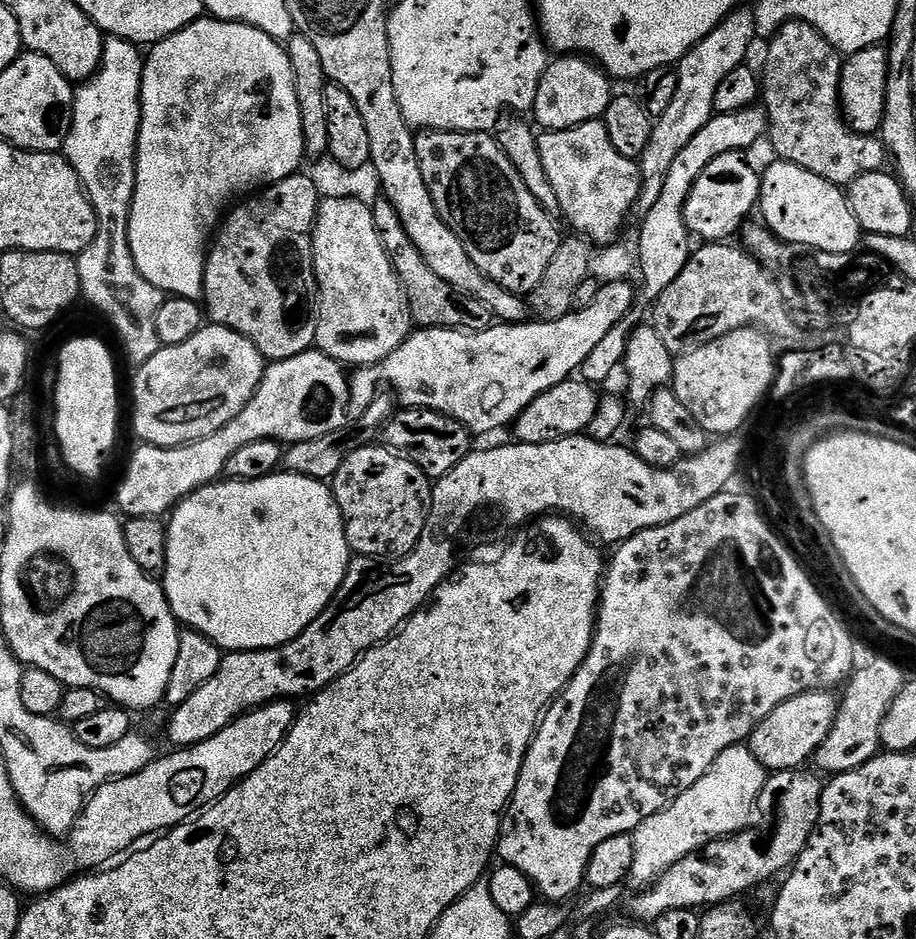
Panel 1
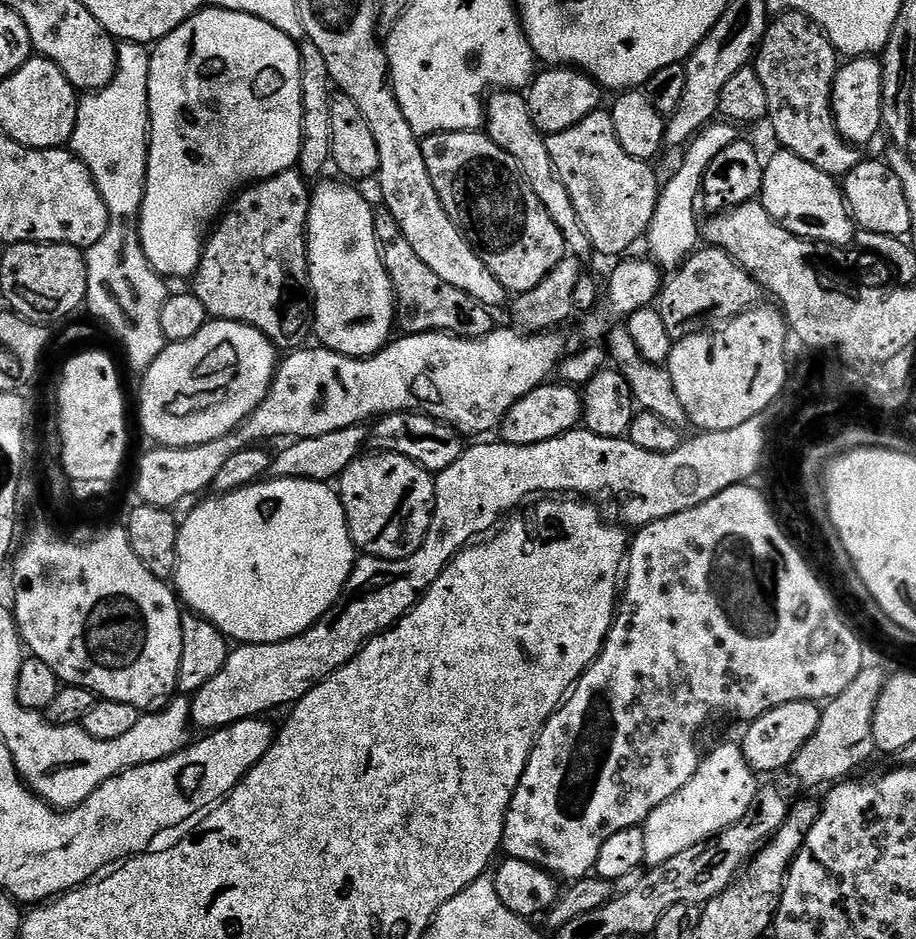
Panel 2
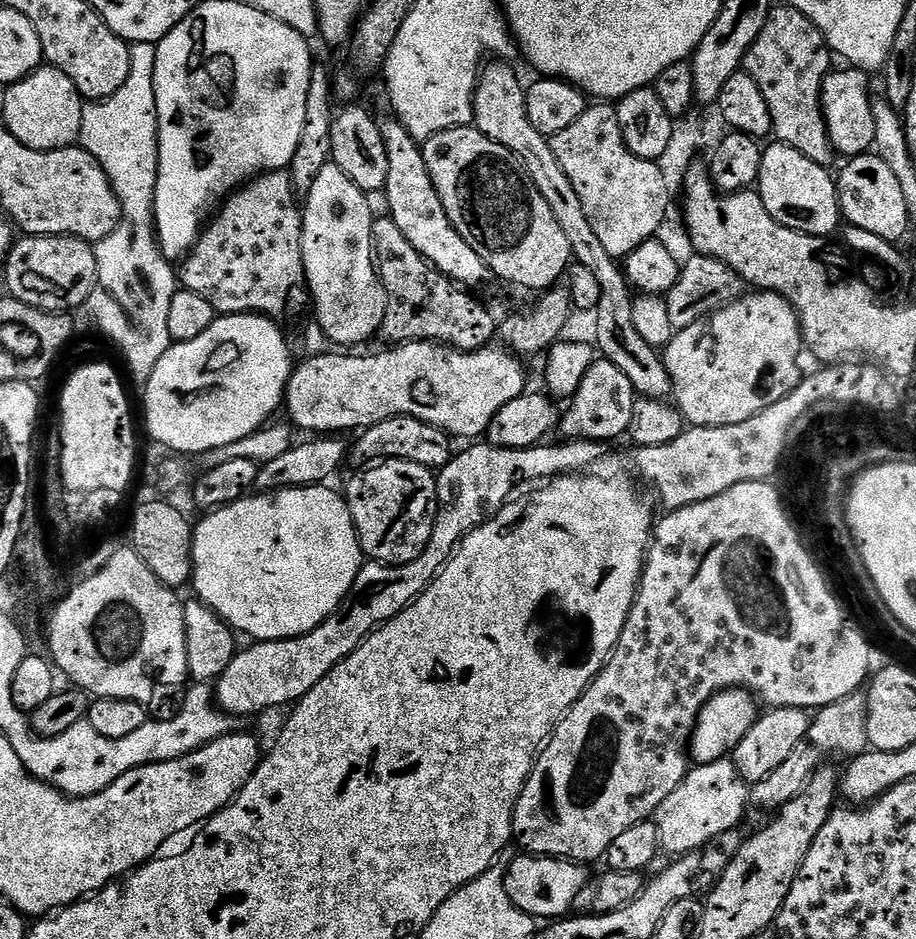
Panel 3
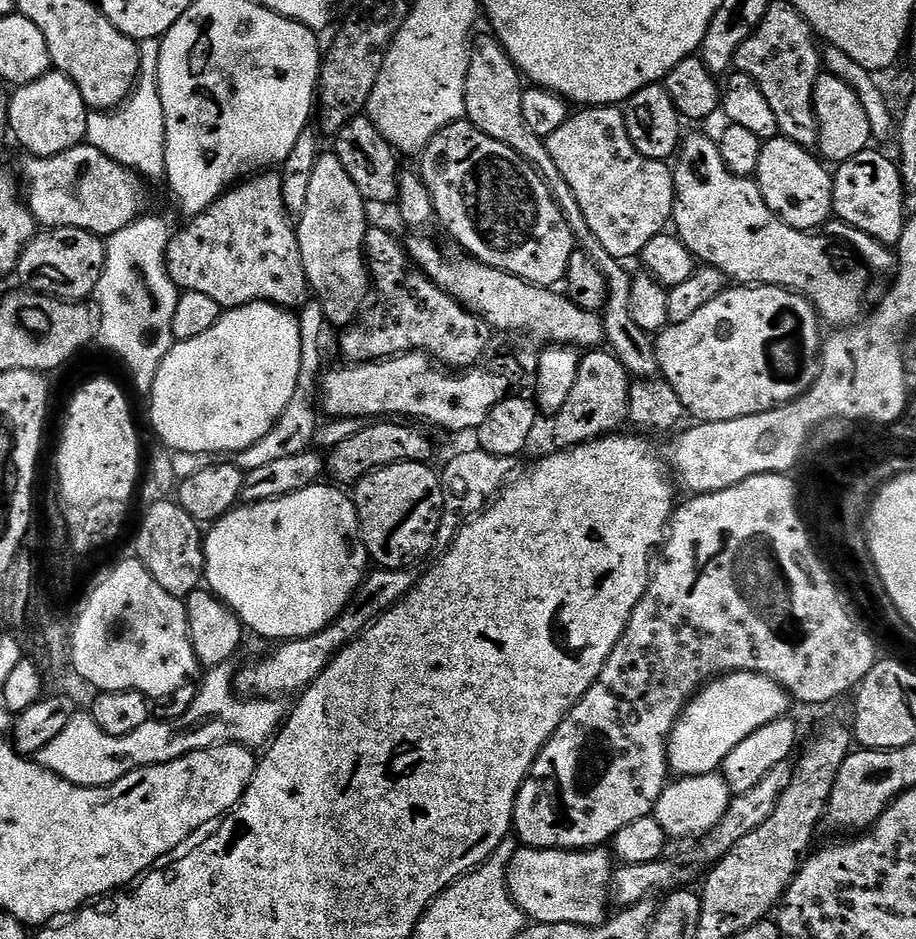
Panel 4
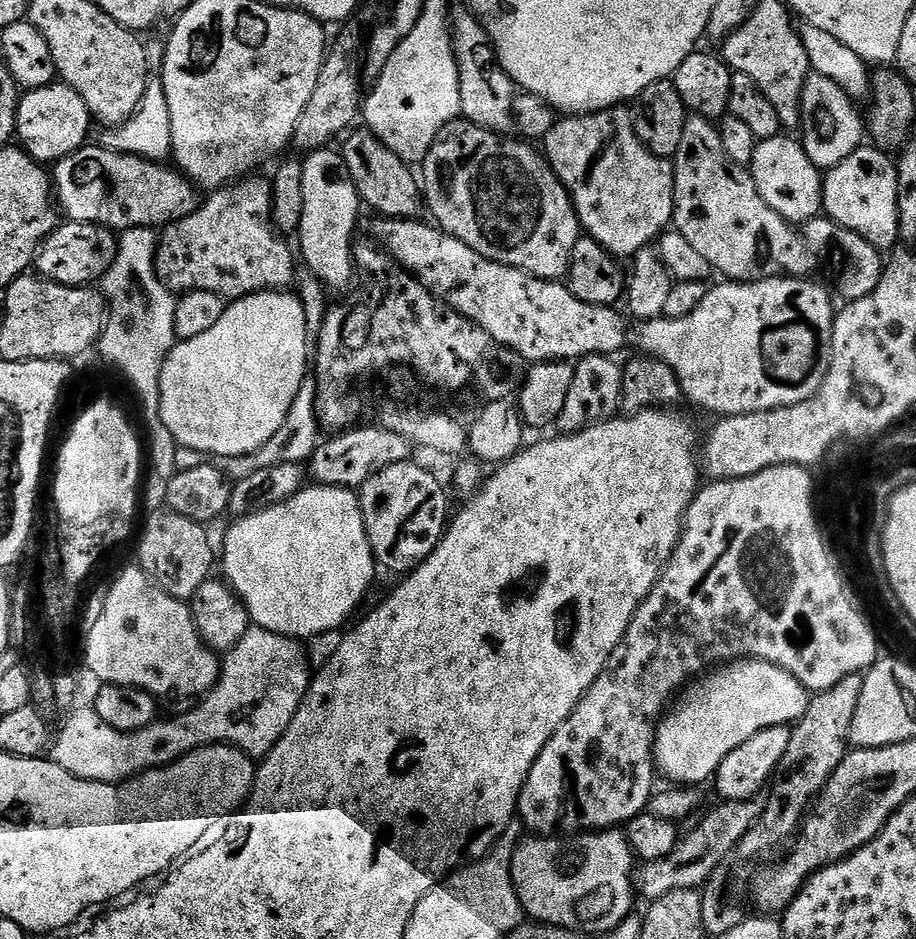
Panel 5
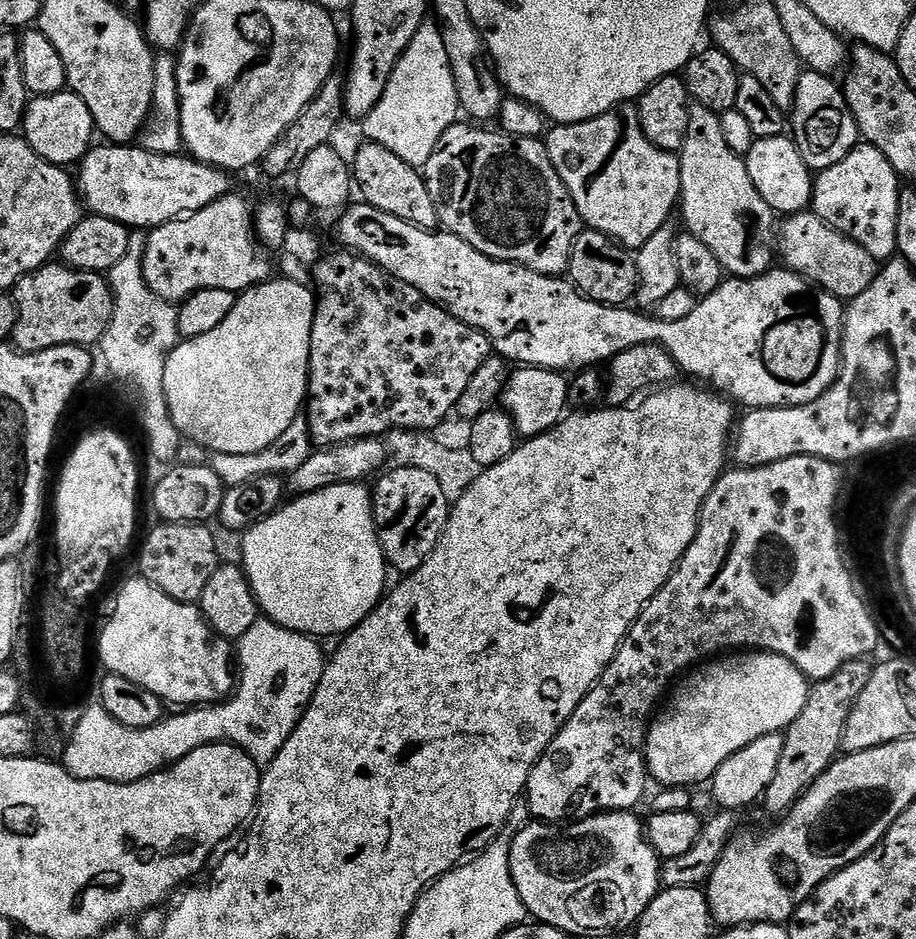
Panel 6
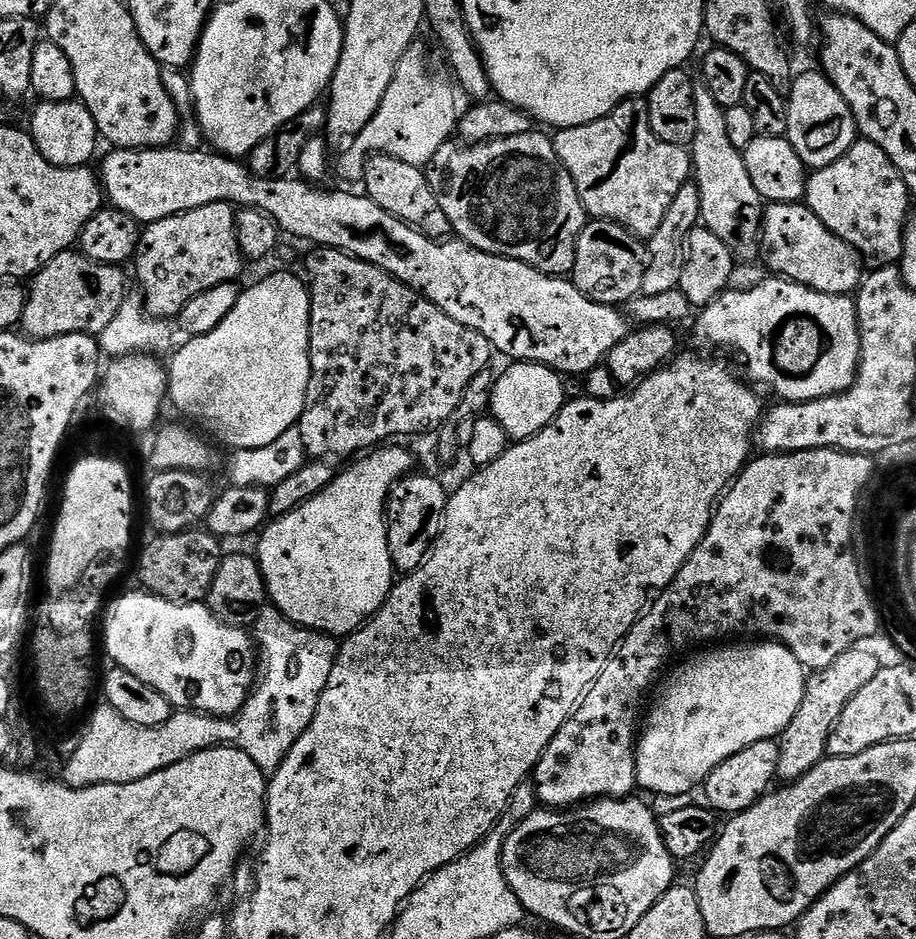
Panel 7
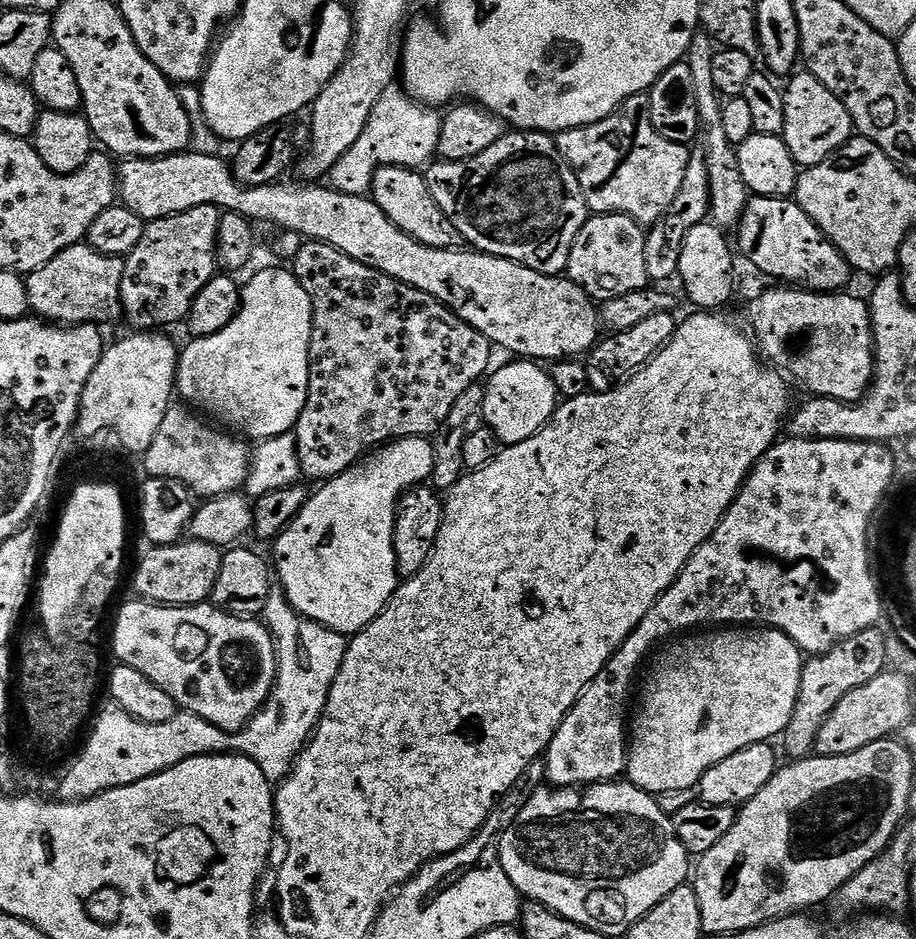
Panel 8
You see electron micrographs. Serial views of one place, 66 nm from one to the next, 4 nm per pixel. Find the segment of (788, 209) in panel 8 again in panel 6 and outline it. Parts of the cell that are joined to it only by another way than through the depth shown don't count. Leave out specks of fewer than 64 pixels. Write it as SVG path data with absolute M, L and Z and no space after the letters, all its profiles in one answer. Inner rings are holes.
M811 210L793 212L783 217L778 228L778 248L782 253L783 267L824 289L842 302L850 302L874 282L878 261L858 242L834 230Z

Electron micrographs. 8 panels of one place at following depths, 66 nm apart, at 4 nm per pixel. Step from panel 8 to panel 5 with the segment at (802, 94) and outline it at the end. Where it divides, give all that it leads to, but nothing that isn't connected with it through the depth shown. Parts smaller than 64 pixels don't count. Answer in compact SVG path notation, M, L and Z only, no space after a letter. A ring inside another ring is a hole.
M812 72L806 78L806 86L802 90L802 102L800 103L800 127L799 135L810 162L821 170L827 170L850 158L857 148L866 140L866 124L862 119L857 105L835 82L830 78L822 78L822 74Z

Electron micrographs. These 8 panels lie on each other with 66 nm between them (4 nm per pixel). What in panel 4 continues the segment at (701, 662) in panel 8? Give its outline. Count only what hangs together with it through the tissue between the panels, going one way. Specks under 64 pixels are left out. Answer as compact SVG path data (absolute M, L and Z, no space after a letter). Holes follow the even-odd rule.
M729 672L727 676L718 676L709 680L700 691L688 701L684 712L677 718L672 734L668 738L668 766L677 777L701 776L717 771L723 765L726 754L742 742L742 738L750 738L754 730L766 726L770 722L787 717L790 697L785 688L774 682L769 676L757 672Z

